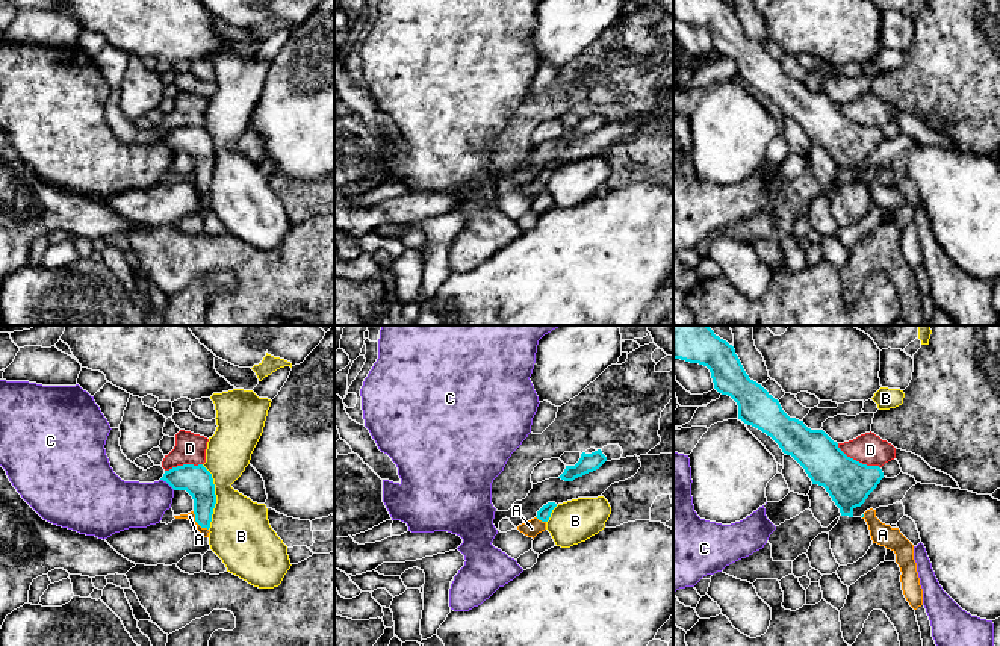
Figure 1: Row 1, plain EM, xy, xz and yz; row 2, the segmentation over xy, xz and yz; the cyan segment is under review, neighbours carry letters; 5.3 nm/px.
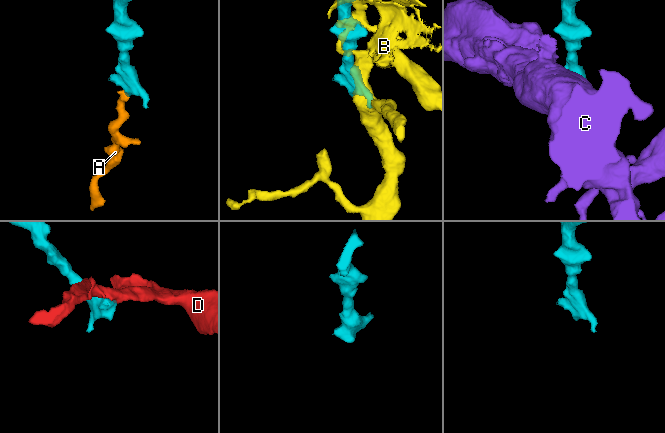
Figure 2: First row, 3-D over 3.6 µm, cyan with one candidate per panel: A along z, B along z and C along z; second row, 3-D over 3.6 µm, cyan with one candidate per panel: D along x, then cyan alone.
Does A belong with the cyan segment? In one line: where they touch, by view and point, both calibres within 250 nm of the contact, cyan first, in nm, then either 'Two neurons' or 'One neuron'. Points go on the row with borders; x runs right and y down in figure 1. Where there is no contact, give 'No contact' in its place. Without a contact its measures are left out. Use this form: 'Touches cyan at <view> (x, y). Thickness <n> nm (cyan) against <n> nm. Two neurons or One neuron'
Touches cyan at xy (197, 522). Thickness 160 nm (cyan) against 50 nm. One neuron

